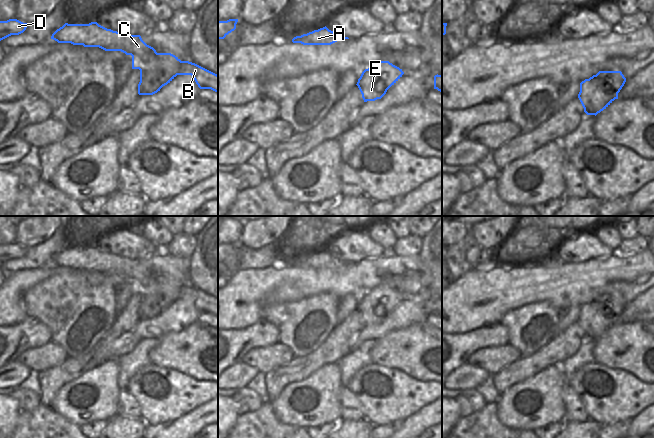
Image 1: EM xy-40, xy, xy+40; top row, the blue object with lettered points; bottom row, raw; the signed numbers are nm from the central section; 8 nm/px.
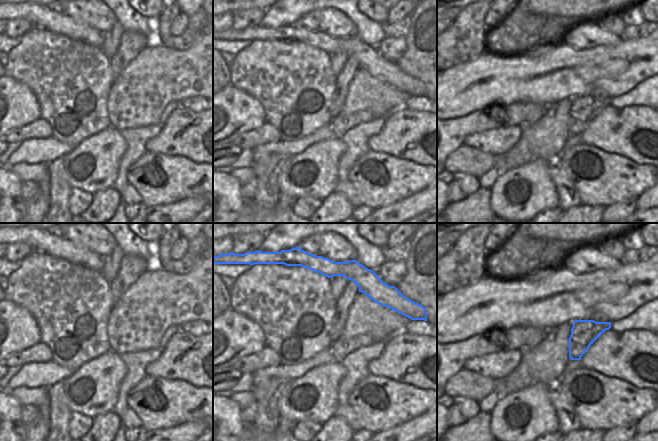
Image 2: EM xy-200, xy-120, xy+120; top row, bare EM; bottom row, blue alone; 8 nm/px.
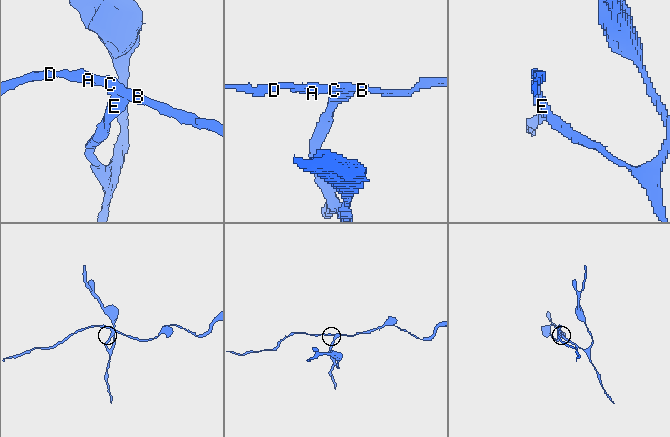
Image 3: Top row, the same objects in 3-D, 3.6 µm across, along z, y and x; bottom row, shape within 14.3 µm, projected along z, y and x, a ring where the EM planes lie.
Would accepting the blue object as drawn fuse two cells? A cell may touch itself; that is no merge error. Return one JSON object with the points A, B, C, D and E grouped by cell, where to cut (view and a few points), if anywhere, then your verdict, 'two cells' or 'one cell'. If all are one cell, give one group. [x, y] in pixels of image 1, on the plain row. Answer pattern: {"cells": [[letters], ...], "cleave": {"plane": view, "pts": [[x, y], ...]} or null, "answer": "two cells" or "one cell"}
{"cells": [["A", "B", "C", "D"], ["E"]], "cleave": {"plane": "xy-40", "pts": [[140, 294], [159, 296], [161, 298], [160, 305], [162, 310]]}, "answer": "two cells"}

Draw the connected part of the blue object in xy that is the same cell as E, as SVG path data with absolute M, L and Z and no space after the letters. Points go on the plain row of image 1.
M365 293L356 308L362 318L364 326L381 323L387 316L386 306L375 295Z

